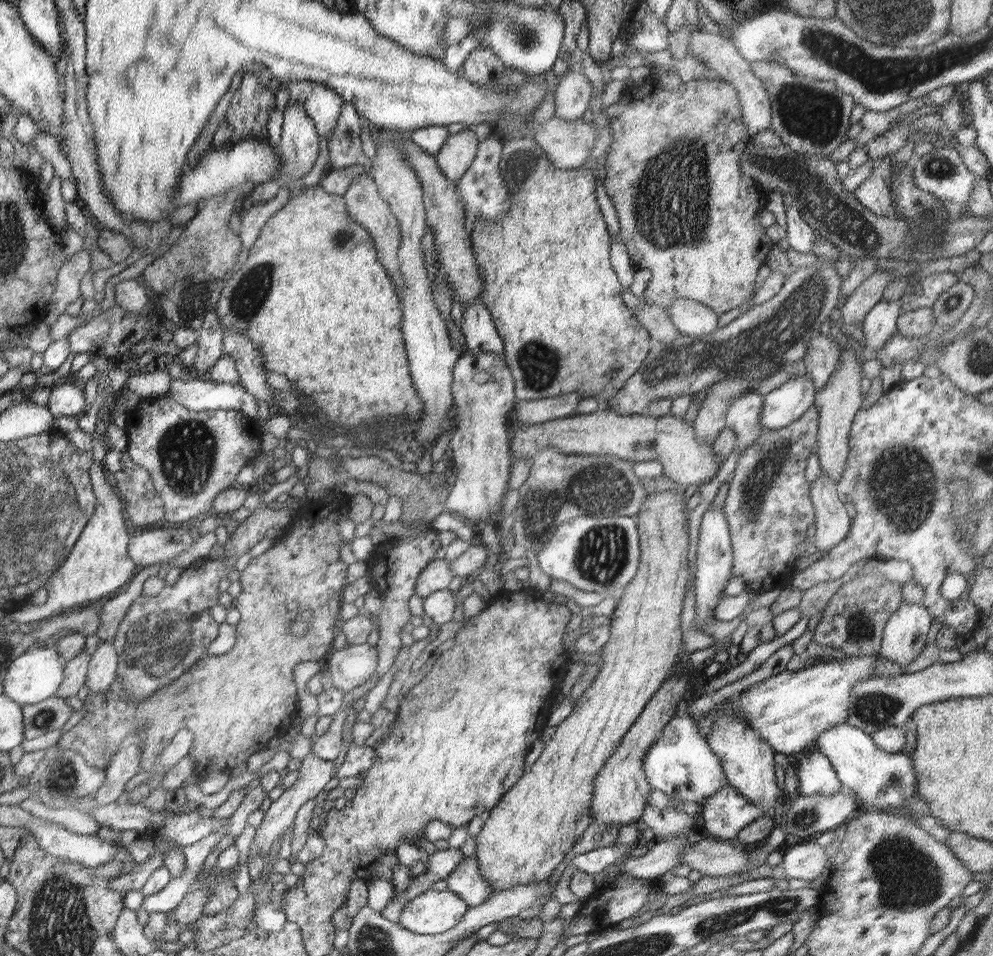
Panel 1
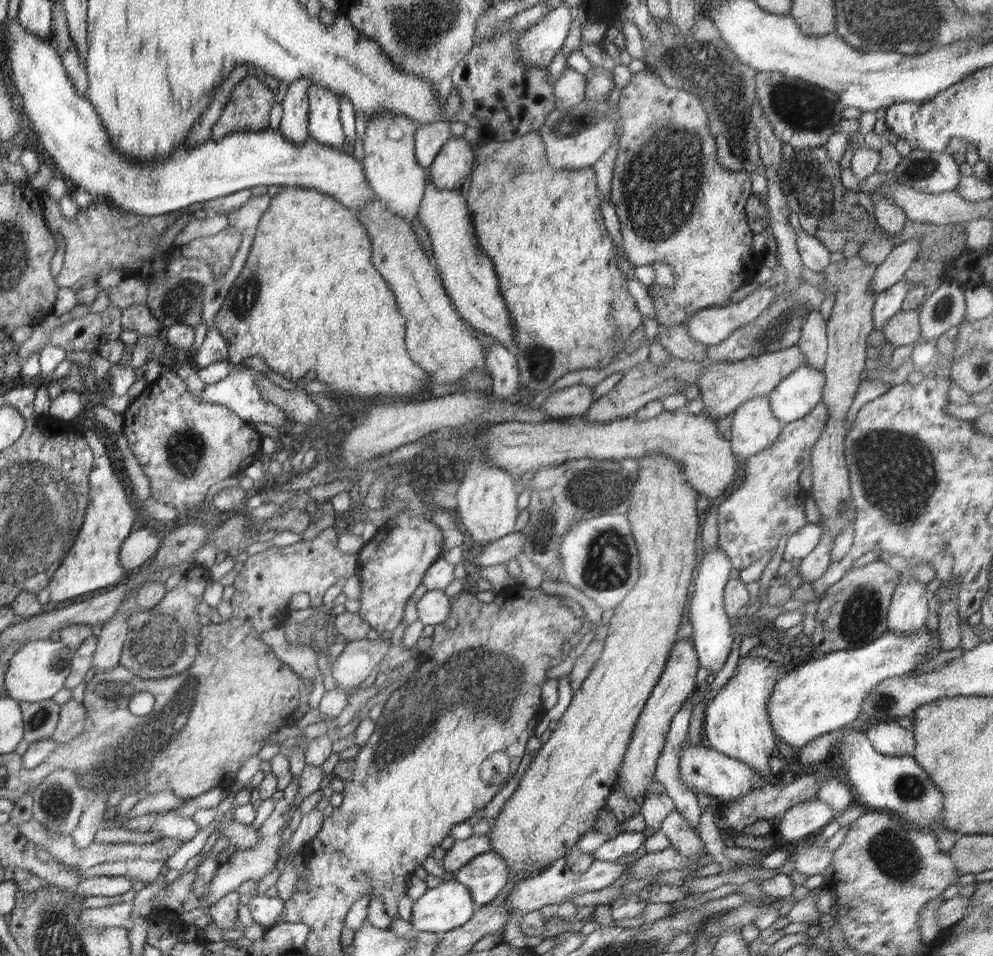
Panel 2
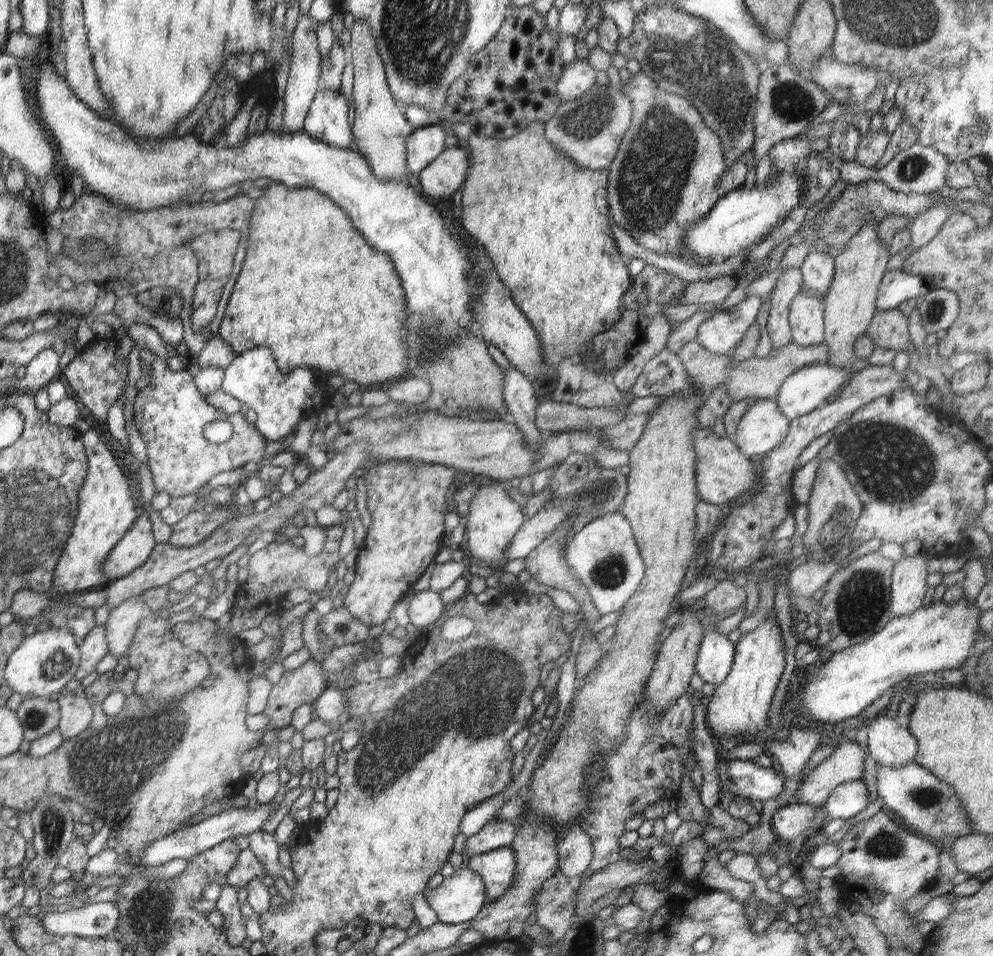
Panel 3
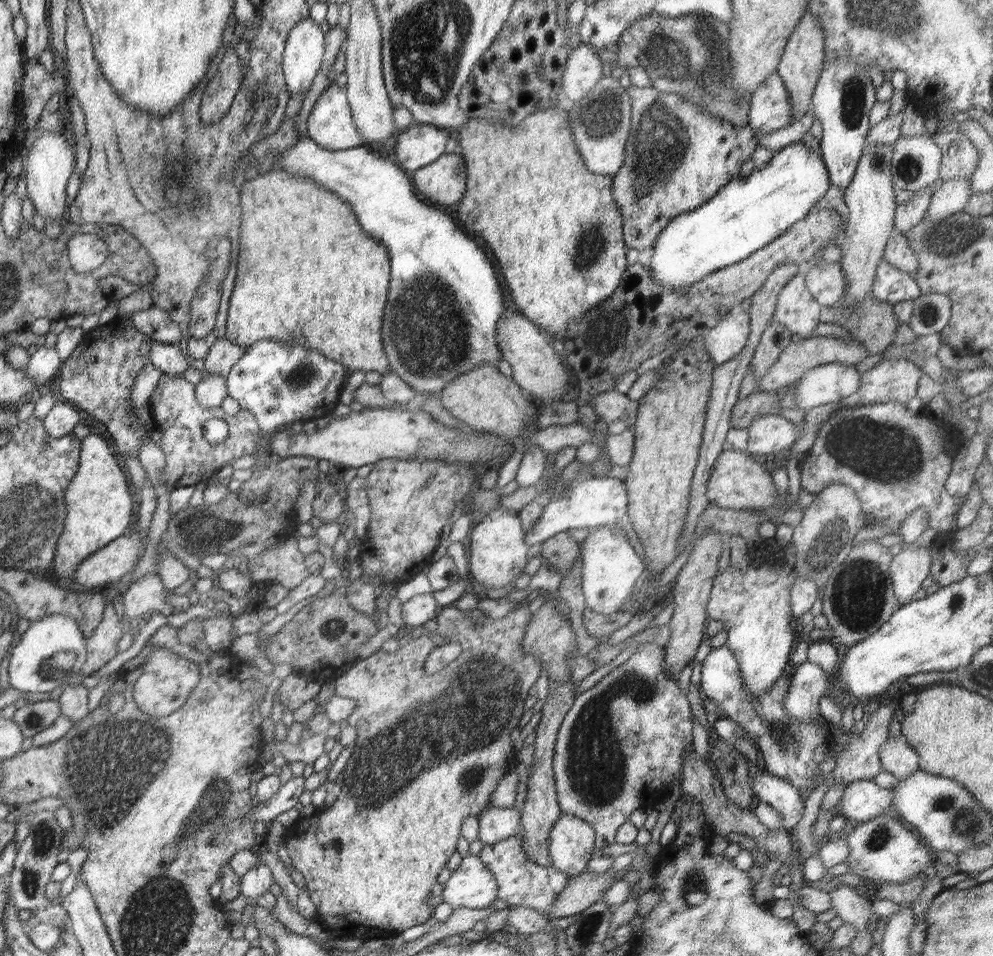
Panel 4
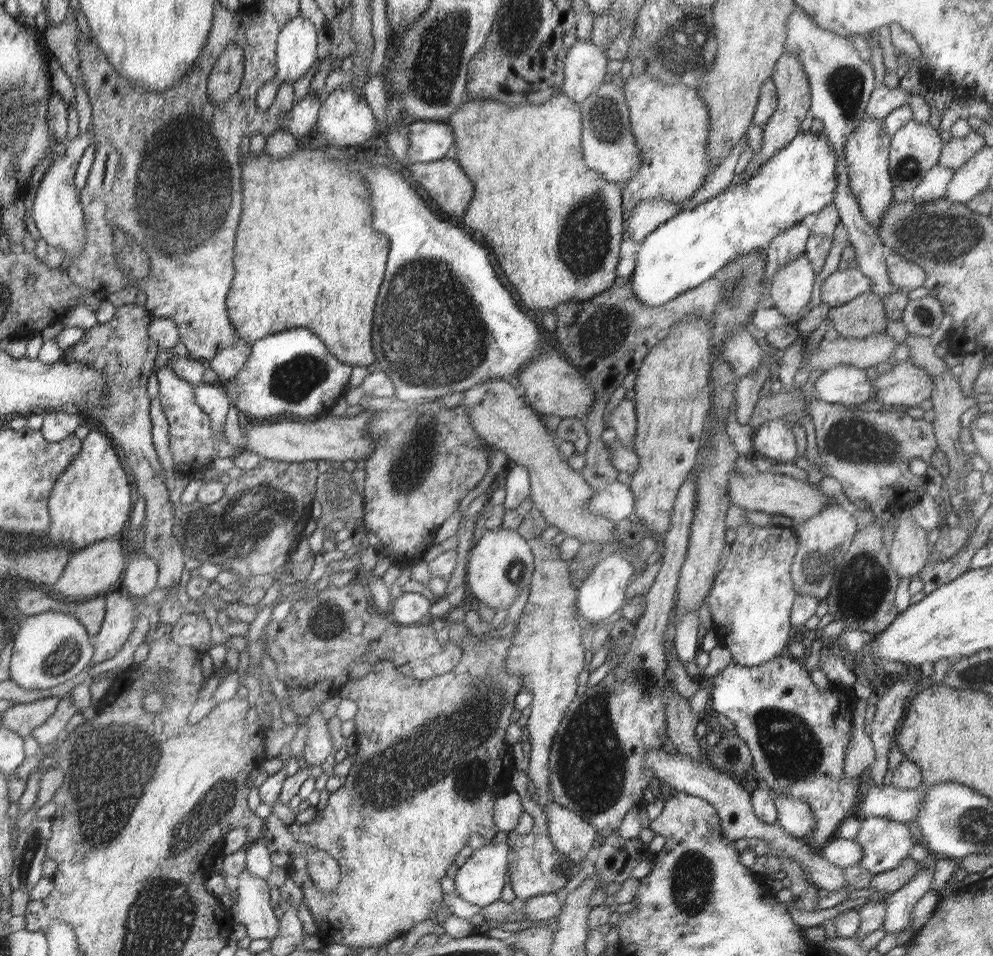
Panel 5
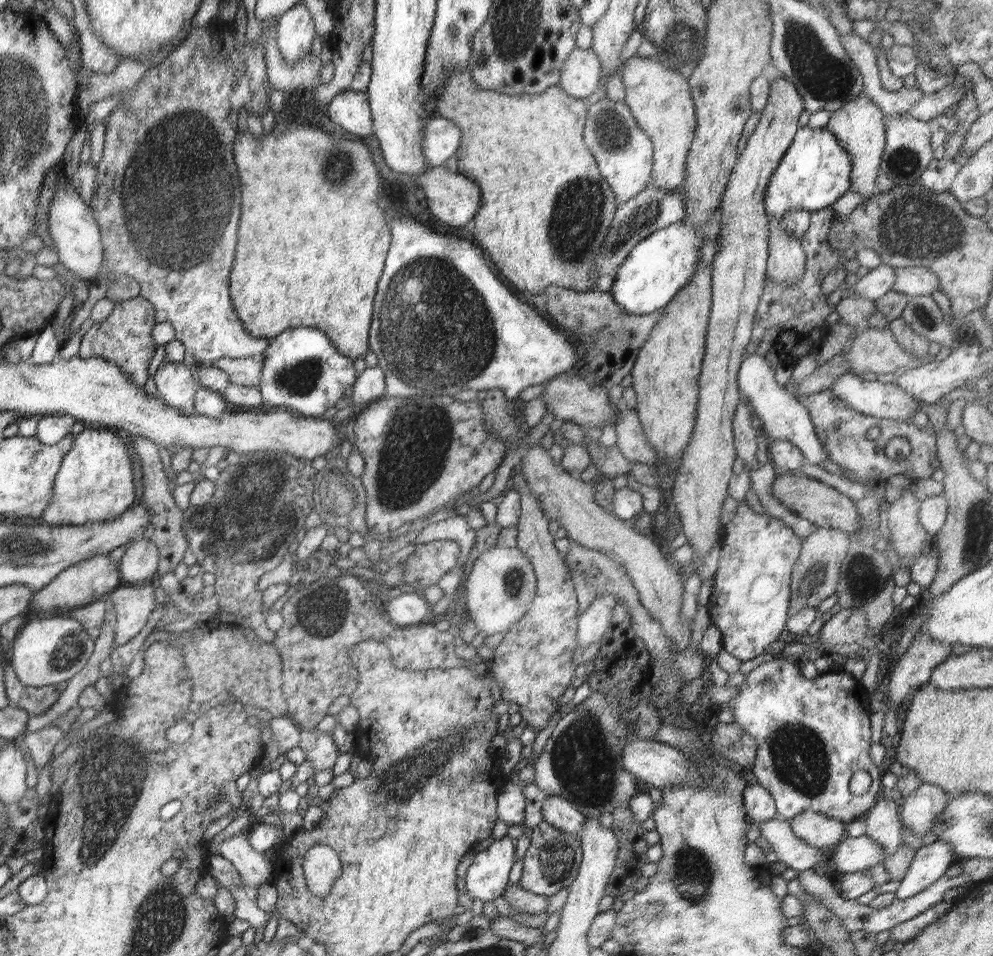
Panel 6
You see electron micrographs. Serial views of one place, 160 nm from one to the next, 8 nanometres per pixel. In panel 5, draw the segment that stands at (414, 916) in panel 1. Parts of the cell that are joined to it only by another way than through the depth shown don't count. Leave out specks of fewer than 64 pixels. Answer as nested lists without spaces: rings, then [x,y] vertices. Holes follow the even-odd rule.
[[[507,841],[488,843],[478,850],[474,850],[464,865],[458,869],[454,878],[455,890],[458,896],[470,904],[477,904],[481,908],[500,899],[500,893],[506,884],[507,870],[511,861],[511,848]]]

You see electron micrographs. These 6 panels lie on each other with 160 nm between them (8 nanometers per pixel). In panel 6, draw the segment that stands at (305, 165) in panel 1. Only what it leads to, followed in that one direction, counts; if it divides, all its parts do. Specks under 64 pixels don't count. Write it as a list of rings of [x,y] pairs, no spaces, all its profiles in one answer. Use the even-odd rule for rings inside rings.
[[[302,2],[296,3],[278,19],[276,47],[283,54],[284,62],[294,64],[310,54],[310,47],[317,35],[314,24],[312,14]]]

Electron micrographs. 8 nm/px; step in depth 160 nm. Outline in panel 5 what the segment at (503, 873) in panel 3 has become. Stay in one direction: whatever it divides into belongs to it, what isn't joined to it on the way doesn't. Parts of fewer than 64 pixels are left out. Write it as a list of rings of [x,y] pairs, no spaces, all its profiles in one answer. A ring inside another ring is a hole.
[[[528,796],[522,798],[523,810],[528,812],[534,820],[533,829],[525,835],[517,835],[512,831],[508,838],[511,848],[511,861],[507,870],[514,894],[520,900],[526,900],[541,894],[552,894],[564,887],[570,879],[570,871],[574,863],[563,857],[563,854],[552,844],[547,820],[543,808]],[[536,810],[536,812],[530,812]],[[512,846],[512,847],[511,847]]]

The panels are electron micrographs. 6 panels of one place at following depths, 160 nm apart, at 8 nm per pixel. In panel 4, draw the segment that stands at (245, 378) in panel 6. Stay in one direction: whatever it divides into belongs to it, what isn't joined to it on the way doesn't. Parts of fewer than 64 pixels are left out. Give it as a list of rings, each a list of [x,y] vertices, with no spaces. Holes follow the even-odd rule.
[[[222,338],[212,345],[211,352],[198,364],[205,374],[227,377],[245,352],[245,347]]]

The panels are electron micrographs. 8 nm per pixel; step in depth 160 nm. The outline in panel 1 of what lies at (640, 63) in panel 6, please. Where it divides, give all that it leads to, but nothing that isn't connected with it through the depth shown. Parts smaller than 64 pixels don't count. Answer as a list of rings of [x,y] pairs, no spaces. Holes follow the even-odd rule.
[[[697,79],[686,84],[682,83],[678,90],[657,90],[655,92],[646,92],[646,94],[634,94],[628,102],[626,98],[610,105],[606,109],[606,116],[611,128],[614,130],[612,146],[607,156],[605,169],[607,175],[604,181],[606,192],[611,198],[619,218],[620,233],[619,237],[623,240],[631,261],[636,269],[649,268],[652,272],[652,279],[648,284],[647,290],[643,293],[643,298],[648,304],[657,304],[668,308],[677,298],[690,298],[709,306],[716,314],[724,314],[729,310],[738,308],[742,304],[750,302],[752,307],[756,276],[760,266],[766,262],[768,252],[772,250],[775,243],[766,235],[765,228],[754,221],[754,215],[760,210],[762,194],[754,186],[754,180],[744,176],[739,167],[739,159],[748,144],[748,135],[746,125],[741,119],[741,104],[734,87],[726,81]]]

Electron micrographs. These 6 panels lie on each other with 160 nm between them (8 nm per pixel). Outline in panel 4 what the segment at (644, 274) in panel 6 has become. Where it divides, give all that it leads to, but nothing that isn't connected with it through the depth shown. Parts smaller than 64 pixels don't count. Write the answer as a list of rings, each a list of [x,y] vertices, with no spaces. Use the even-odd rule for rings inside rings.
[[[801,141],[786,146],[778,152],[774,153],[774,157],[761,167],[754,167],[752,173],[749,176],[734,177],[728,184],[720,187],[720,190],[711,198],[708,202],[702,204],[702,206],[696,207],[696,210],[691,210],[679,215],[676,215],[661,231],[657,234],[656,240],[653,242],[652,248],[654,252],[650,258],[651,275],[654,277],[656,283],[664,286],[668,285],[670,289],[680,289],[682,287],[690,286],[704,278],[709,274],[716,272],[717,270],[726,268],[736,262],[743,261],[748,258],[753,252],[764,248],[767,244],[774,242],[776,238],[782,236],[792,225],[800,220],[804,220],[804,217],[815,210],[816,204],[826,196],[828,188],[830,188],[829,174],[822,158],[820,158],[820,152],[808,148]]]

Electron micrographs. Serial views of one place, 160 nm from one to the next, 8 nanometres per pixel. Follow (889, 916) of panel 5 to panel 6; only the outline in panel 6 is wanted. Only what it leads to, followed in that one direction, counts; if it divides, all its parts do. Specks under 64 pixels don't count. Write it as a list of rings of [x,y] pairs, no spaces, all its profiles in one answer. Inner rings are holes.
[[[935,840],[928,845],[917,845],[914,860],[900,881],[895,898],[910,898],[928,888],[946,874],[949,866],[957,862],[960,862],[960,859],[949,842]]]

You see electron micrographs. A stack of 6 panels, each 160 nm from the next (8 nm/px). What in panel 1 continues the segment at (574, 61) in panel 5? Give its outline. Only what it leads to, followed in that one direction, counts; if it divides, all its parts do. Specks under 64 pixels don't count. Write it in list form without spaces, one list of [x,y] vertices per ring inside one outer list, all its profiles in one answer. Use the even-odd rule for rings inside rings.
[[[567,72],[555,92],[555,118],[582,119],[594,88],[585,75]]]

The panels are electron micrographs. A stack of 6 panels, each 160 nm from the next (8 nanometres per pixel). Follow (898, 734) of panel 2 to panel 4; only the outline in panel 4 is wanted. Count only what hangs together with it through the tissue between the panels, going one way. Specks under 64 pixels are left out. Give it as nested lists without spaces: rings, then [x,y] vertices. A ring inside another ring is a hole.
[[[904,736],[900,739],[889,738],[881,748],[880,758],[883,770],[898,780],[906,780],[919,770],[918,753],[911,748]]]

